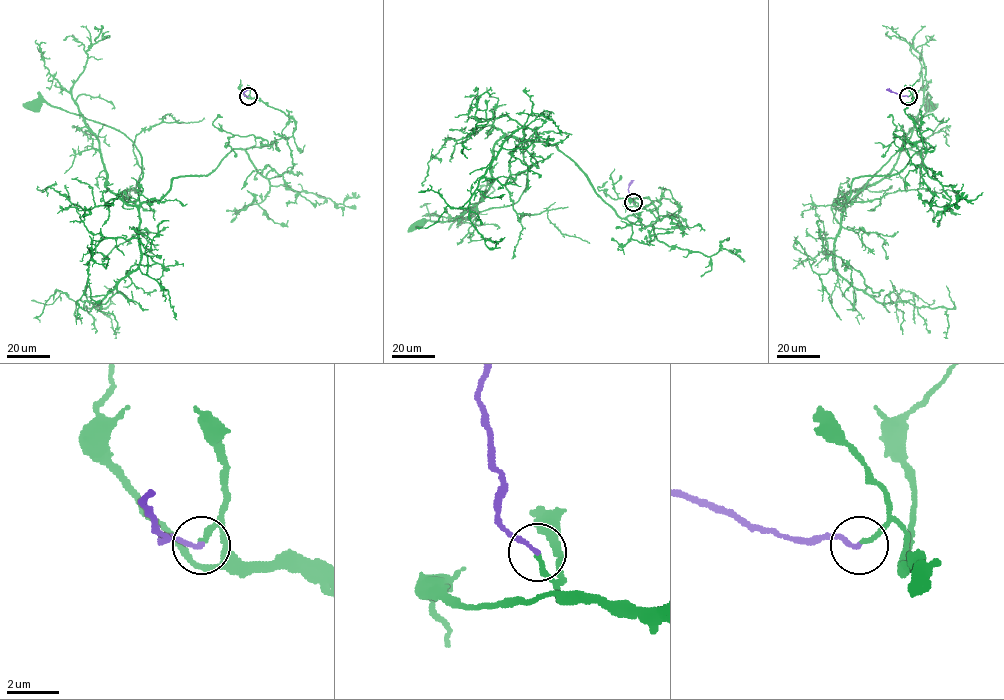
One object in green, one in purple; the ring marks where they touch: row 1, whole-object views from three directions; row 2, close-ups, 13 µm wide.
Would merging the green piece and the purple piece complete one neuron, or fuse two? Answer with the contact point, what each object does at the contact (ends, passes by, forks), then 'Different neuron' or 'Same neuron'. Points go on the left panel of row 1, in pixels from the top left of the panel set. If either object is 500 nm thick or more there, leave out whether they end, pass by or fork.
Place: (248, 96). At the ring green ends. At the ring purple ends. Same neuron

